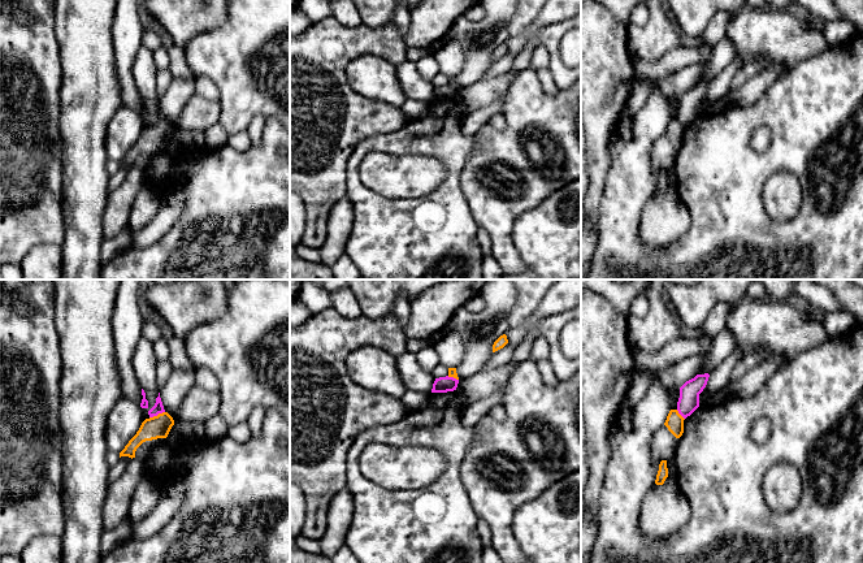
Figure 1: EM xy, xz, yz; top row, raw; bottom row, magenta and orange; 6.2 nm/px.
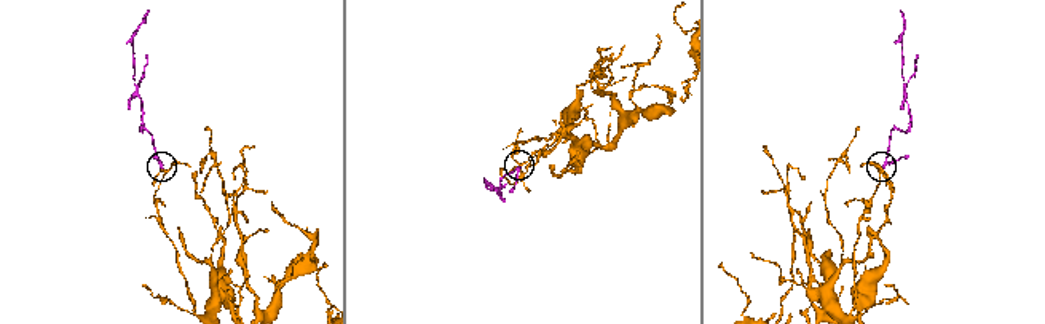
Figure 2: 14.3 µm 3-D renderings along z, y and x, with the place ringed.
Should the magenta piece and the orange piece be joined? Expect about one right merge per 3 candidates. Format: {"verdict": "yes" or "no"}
{"verdict": "no"}

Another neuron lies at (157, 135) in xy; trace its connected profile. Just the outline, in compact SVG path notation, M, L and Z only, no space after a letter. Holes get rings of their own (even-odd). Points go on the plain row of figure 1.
M168 121L159 122L157 125L146 127L136 143L129 150L125 157L120 161L121 165L135 166L136 157L146 150L157 147L166 147L172 135L174 134L173 126Z

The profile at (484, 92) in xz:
M512 72L503 75L498 75L493 79L482 79L469 87L459 88L456 99L464 107L465 114L483 108L503 94L506 94L511 86Z

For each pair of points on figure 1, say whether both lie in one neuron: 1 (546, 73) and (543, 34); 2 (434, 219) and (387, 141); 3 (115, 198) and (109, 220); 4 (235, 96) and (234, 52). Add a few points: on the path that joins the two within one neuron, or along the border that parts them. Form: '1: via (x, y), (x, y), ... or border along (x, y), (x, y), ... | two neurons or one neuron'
1: border along (549, 68), (559, 89) | two neurons
2: via (450, 189), (451, 163), (429, 141), (417, 141) | one neuron
3: via (115, 203), (115, 215) | one neuron
4: via (235, 86), (235, 63) | one neuron

